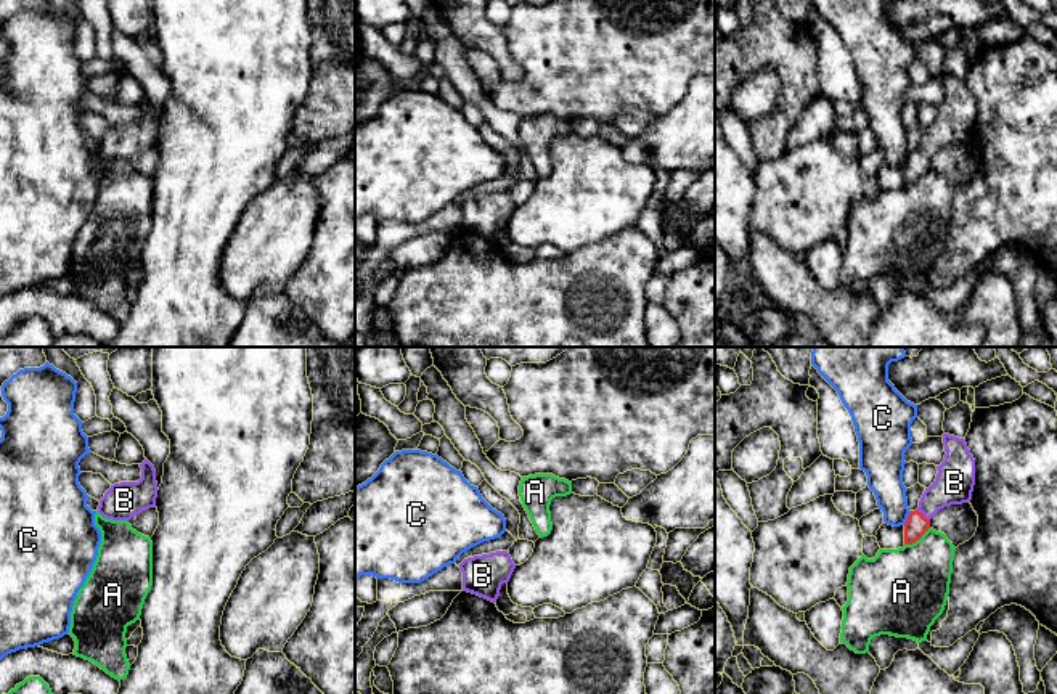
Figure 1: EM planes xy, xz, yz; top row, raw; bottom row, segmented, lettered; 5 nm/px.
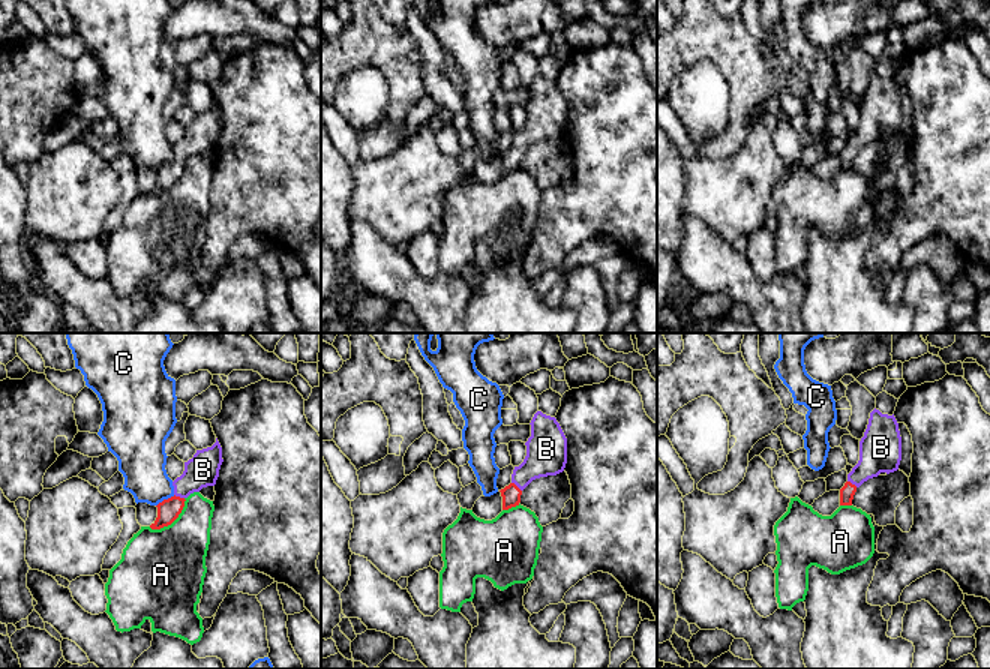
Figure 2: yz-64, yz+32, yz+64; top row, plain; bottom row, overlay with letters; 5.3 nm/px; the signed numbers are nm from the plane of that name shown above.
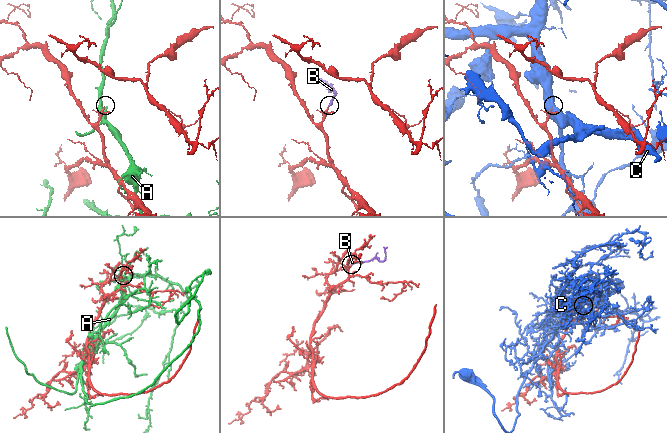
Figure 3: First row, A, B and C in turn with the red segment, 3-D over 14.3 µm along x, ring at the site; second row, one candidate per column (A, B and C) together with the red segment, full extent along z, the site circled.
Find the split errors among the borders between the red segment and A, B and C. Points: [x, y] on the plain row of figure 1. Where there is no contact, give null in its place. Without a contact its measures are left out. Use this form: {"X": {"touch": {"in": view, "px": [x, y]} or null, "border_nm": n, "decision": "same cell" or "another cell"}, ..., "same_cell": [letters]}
{"A": {"touch": {"in": "yz", "px": [918, 179]}, "border_nm": 160, "decision": "another cell"}, "B": {"touch": {"in": "yz", "px": [922, 155]}, "border_nm": 90, "decision": "same cell"}, "C": {"touch": {"in": "yz", "px": [908, 158]}, "border_nm": 80, "decision": "another cell"}, "same_cell": ["B"]}

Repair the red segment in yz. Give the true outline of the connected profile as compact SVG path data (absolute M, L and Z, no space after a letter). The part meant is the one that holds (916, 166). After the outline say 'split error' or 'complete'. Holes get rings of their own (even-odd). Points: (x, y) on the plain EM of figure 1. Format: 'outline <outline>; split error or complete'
outline M943 74L945 101L937 106L935 122L925 129L919 148L911 151L904 164L904 185L912 185L930 169L930 159L945 146L972 140L975 125L975 100L964 79Z; split error

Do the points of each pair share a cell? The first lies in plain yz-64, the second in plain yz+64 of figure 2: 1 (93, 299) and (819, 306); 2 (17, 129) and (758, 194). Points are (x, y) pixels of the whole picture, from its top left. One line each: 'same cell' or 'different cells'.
1: different cells
2: different cells

